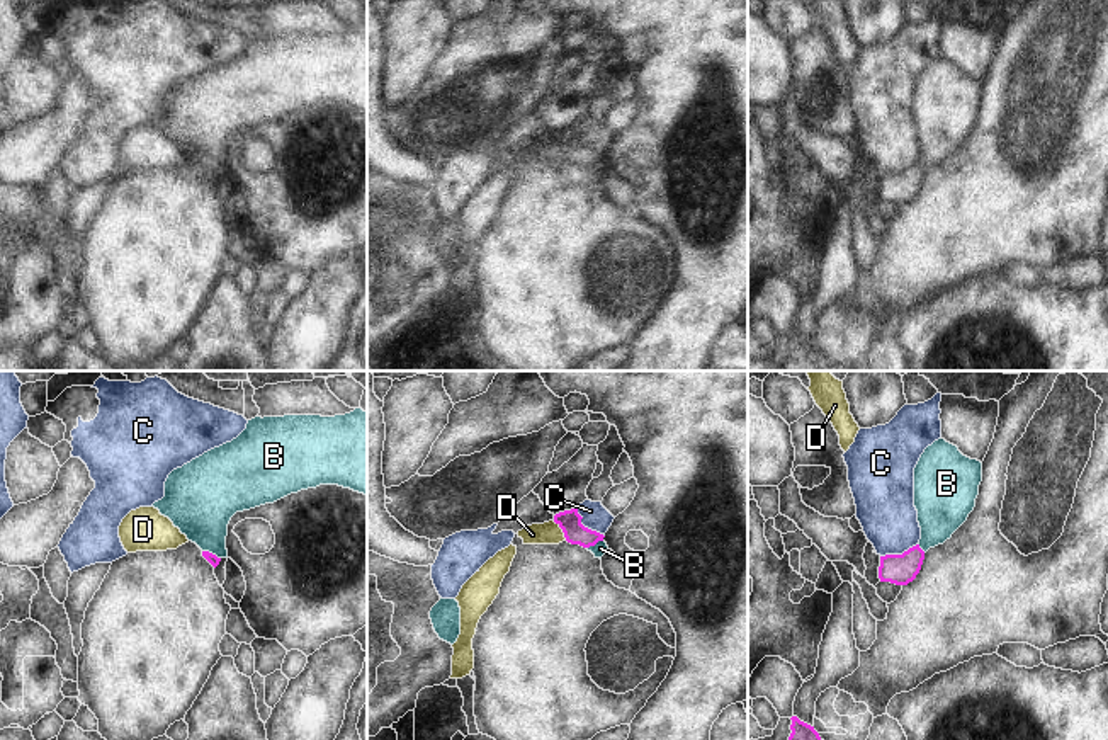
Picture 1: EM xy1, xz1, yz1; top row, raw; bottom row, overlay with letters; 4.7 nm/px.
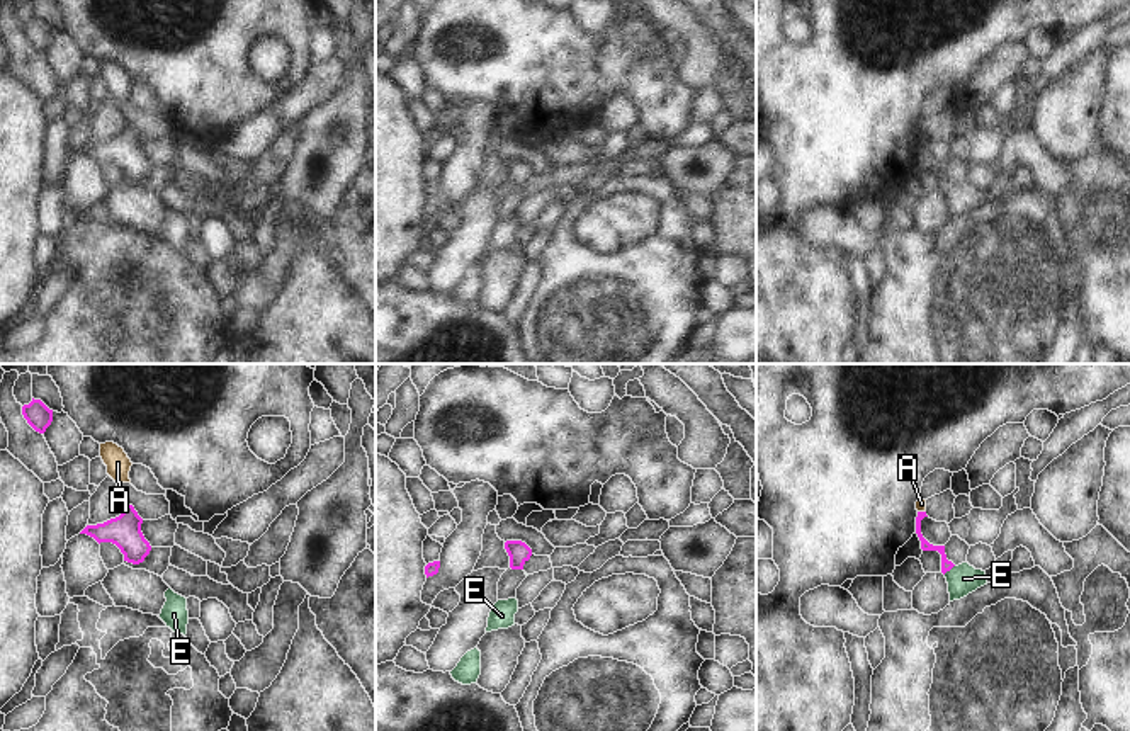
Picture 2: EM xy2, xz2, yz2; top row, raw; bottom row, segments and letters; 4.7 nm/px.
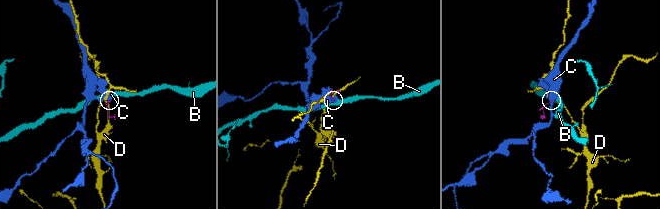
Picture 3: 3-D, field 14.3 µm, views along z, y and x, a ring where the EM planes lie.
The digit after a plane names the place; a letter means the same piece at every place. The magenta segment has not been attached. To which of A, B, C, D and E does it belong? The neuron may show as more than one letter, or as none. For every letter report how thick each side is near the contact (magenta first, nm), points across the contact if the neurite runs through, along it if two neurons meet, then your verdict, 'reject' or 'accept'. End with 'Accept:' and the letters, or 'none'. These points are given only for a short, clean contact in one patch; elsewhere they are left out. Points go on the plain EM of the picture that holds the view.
A: 50/50 nm | across yz2 (925, 164), (918, 152), (921, 131), (921, 123) | accept
B: 110/70 nm | along xz1 (602, 159), (587, 167) | reject
C: 110/120 nm | along xz1 (576, 126), (582, 142), (604, 155) | reject
D: 110/110 nm | along xz1 (553, 140), (566, 159) | reject
E: 50/140 nm | across yz2 (947, 184), (949, 189), (964, 198) | accept
Accept: A, E

